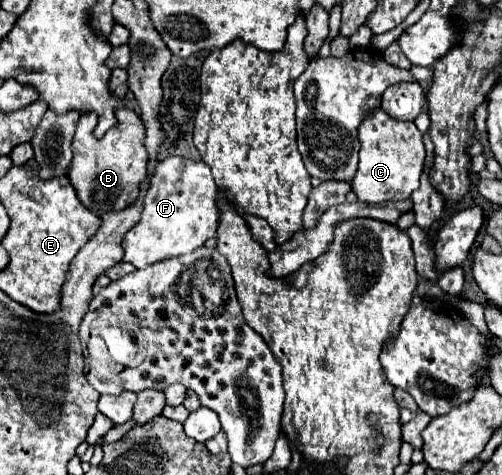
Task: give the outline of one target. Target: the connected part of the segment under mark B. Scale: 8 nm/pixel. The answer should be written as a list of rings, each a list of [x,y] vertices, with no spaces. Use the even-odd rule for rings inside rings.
[[[121,107],[117,109],[117,125],[109,129],[101,139],[93,135],[97,125],[95,113],[83,113],[75,125],[73,137],[73,163],[69,169],[69,181],[75,187],[79,201],[91,209],[95,201],[105,201],[111,209],[125,209],[129,207],[137,195],[141,181],[145,181],[147,173],[147,151],[143,145],[145,127],[139,115],[133,109]]]

